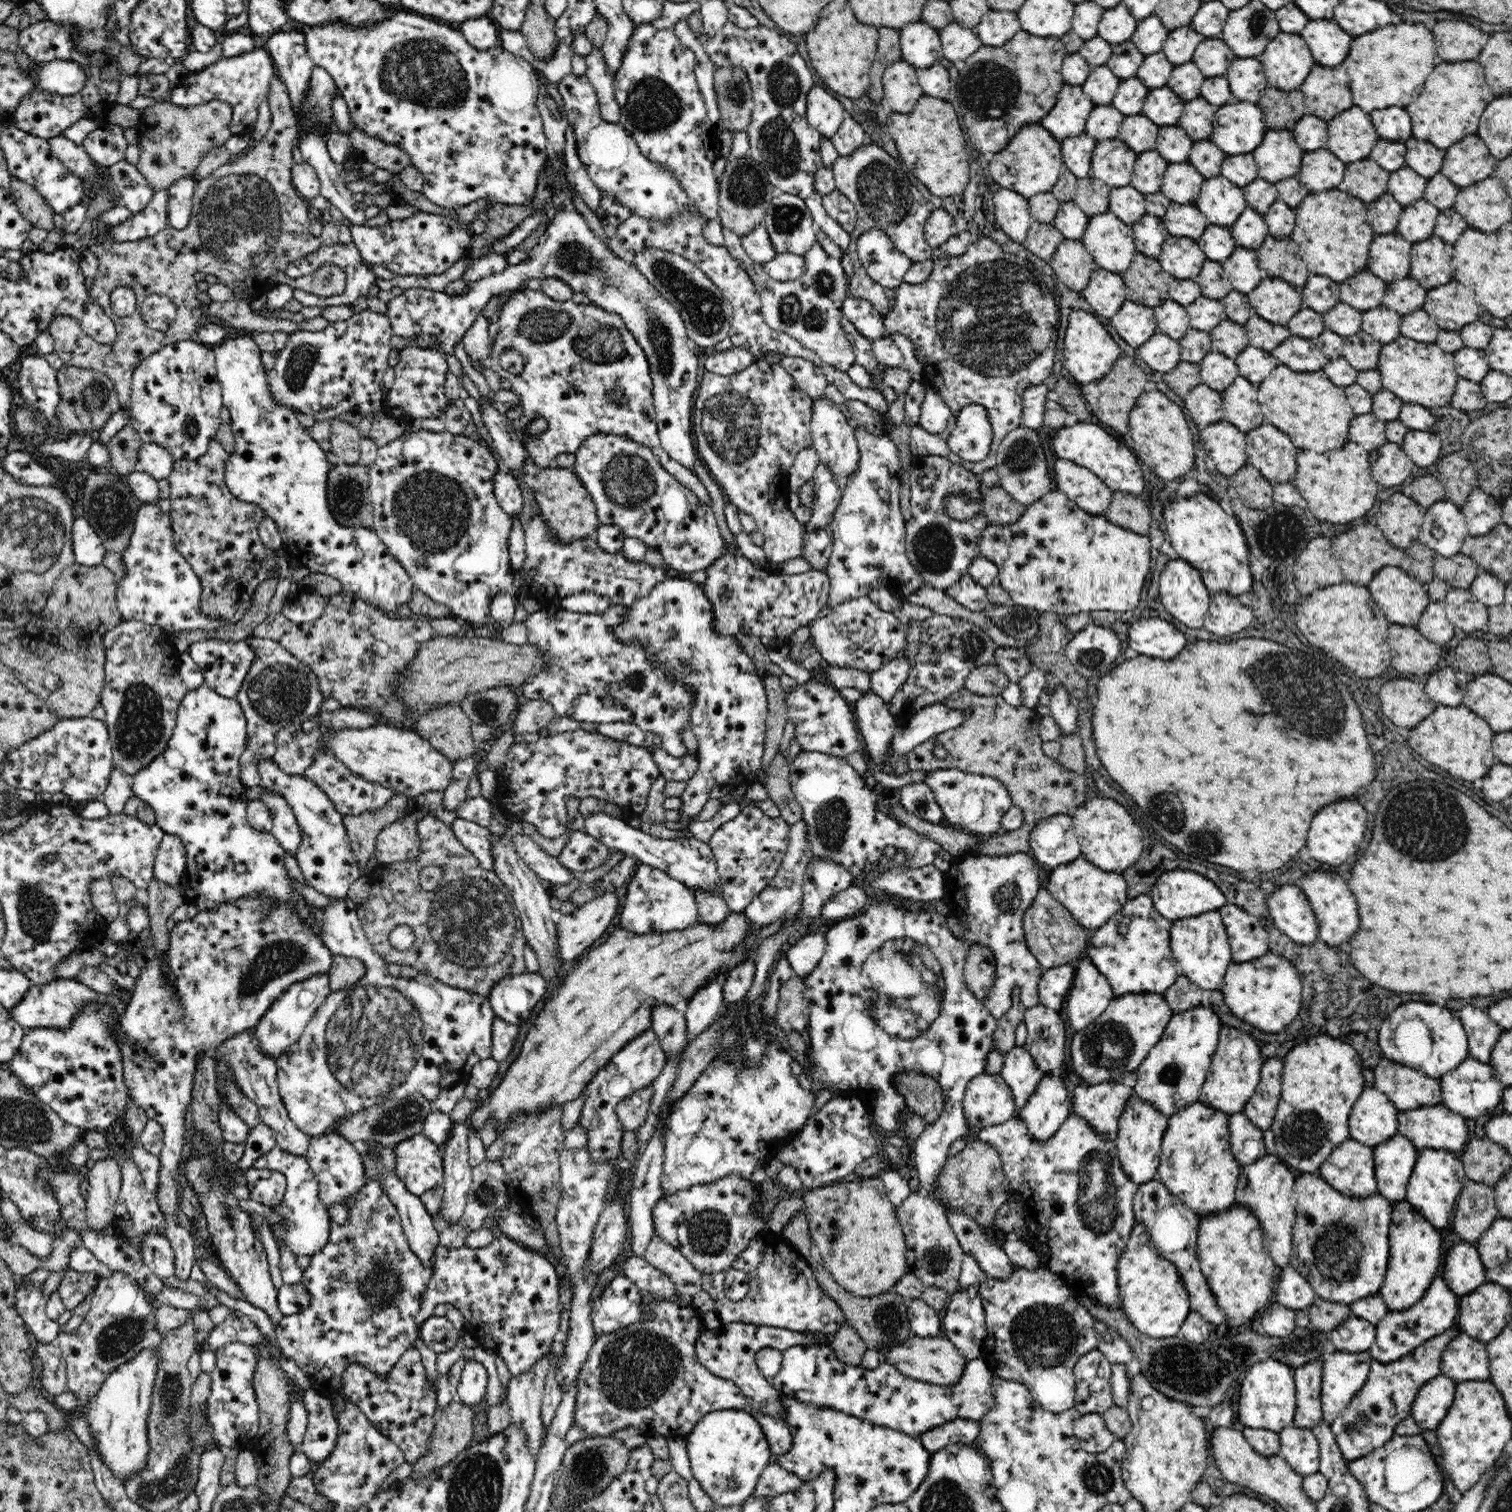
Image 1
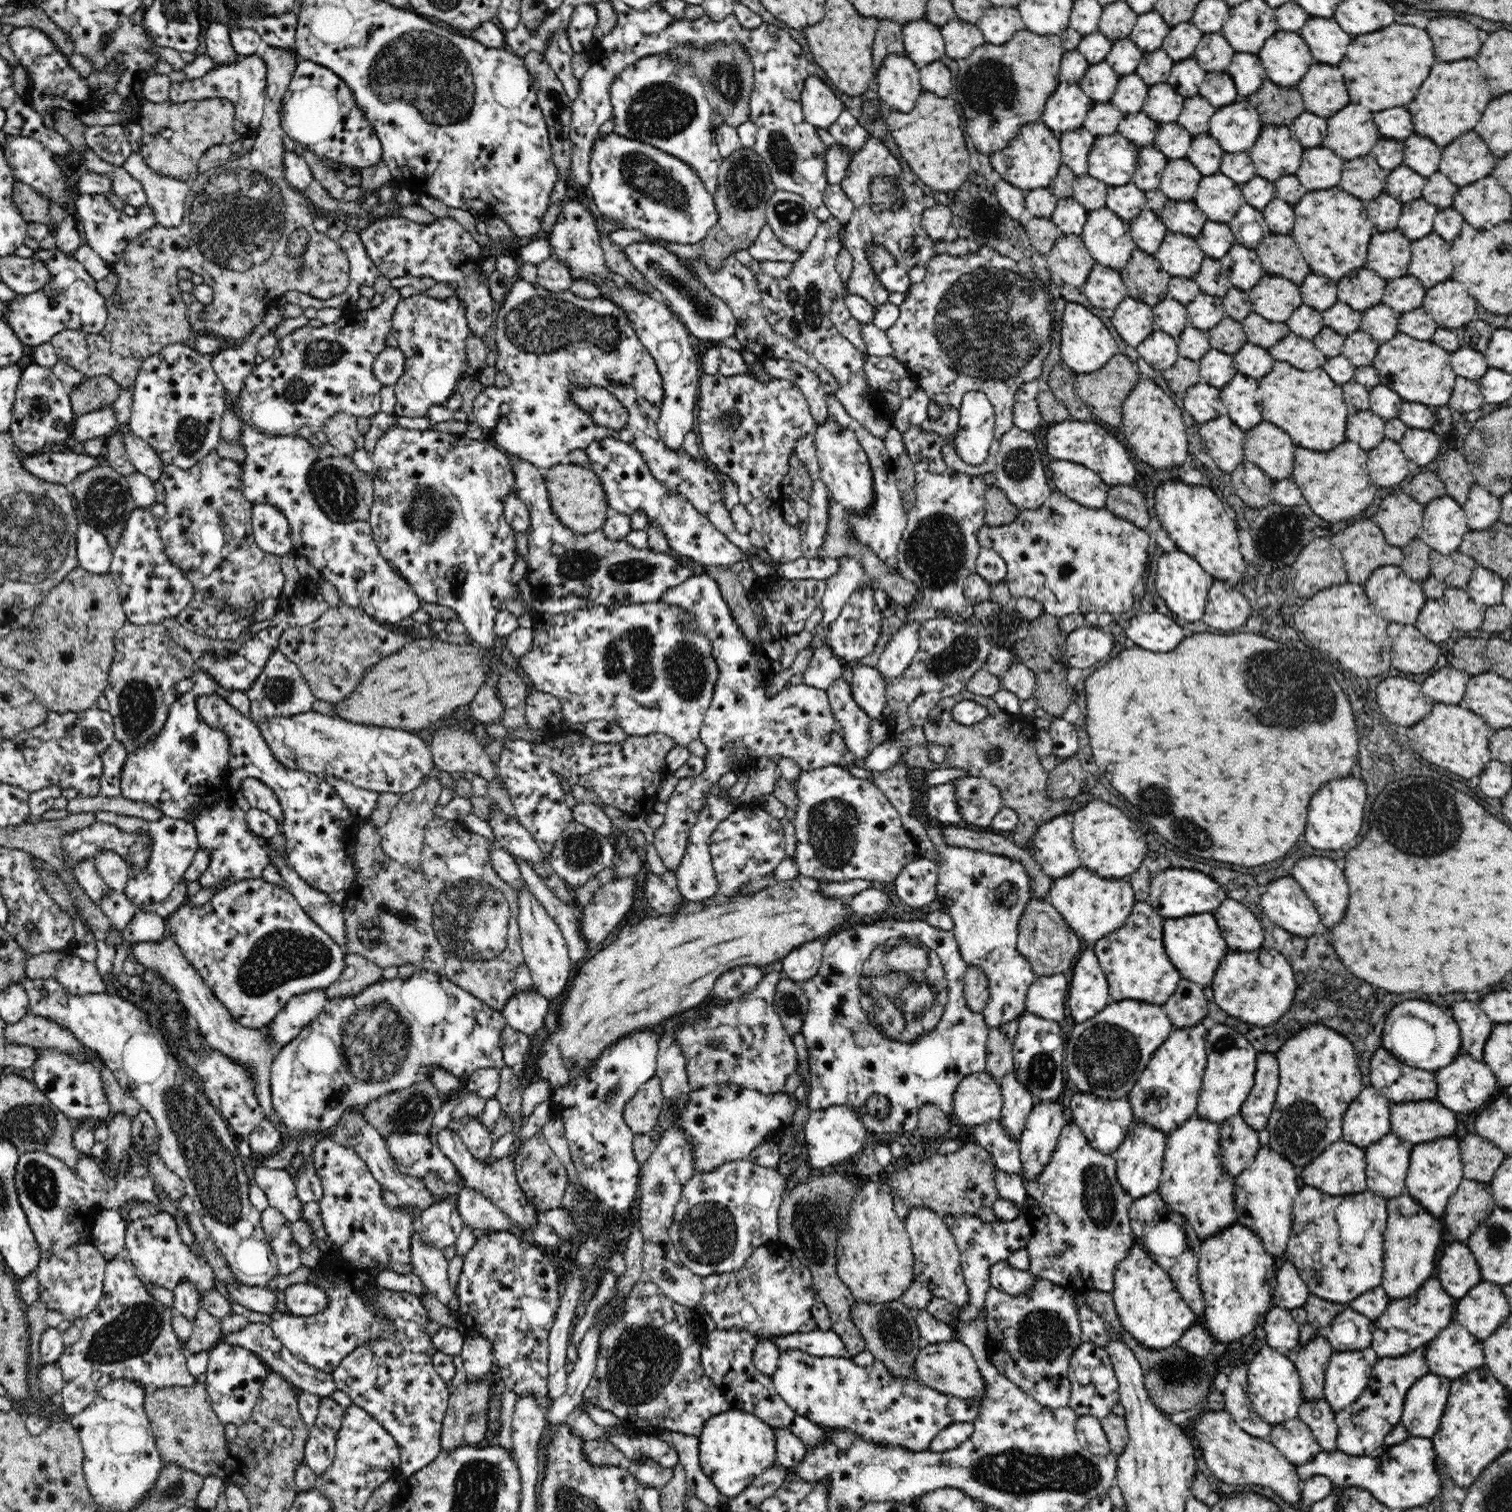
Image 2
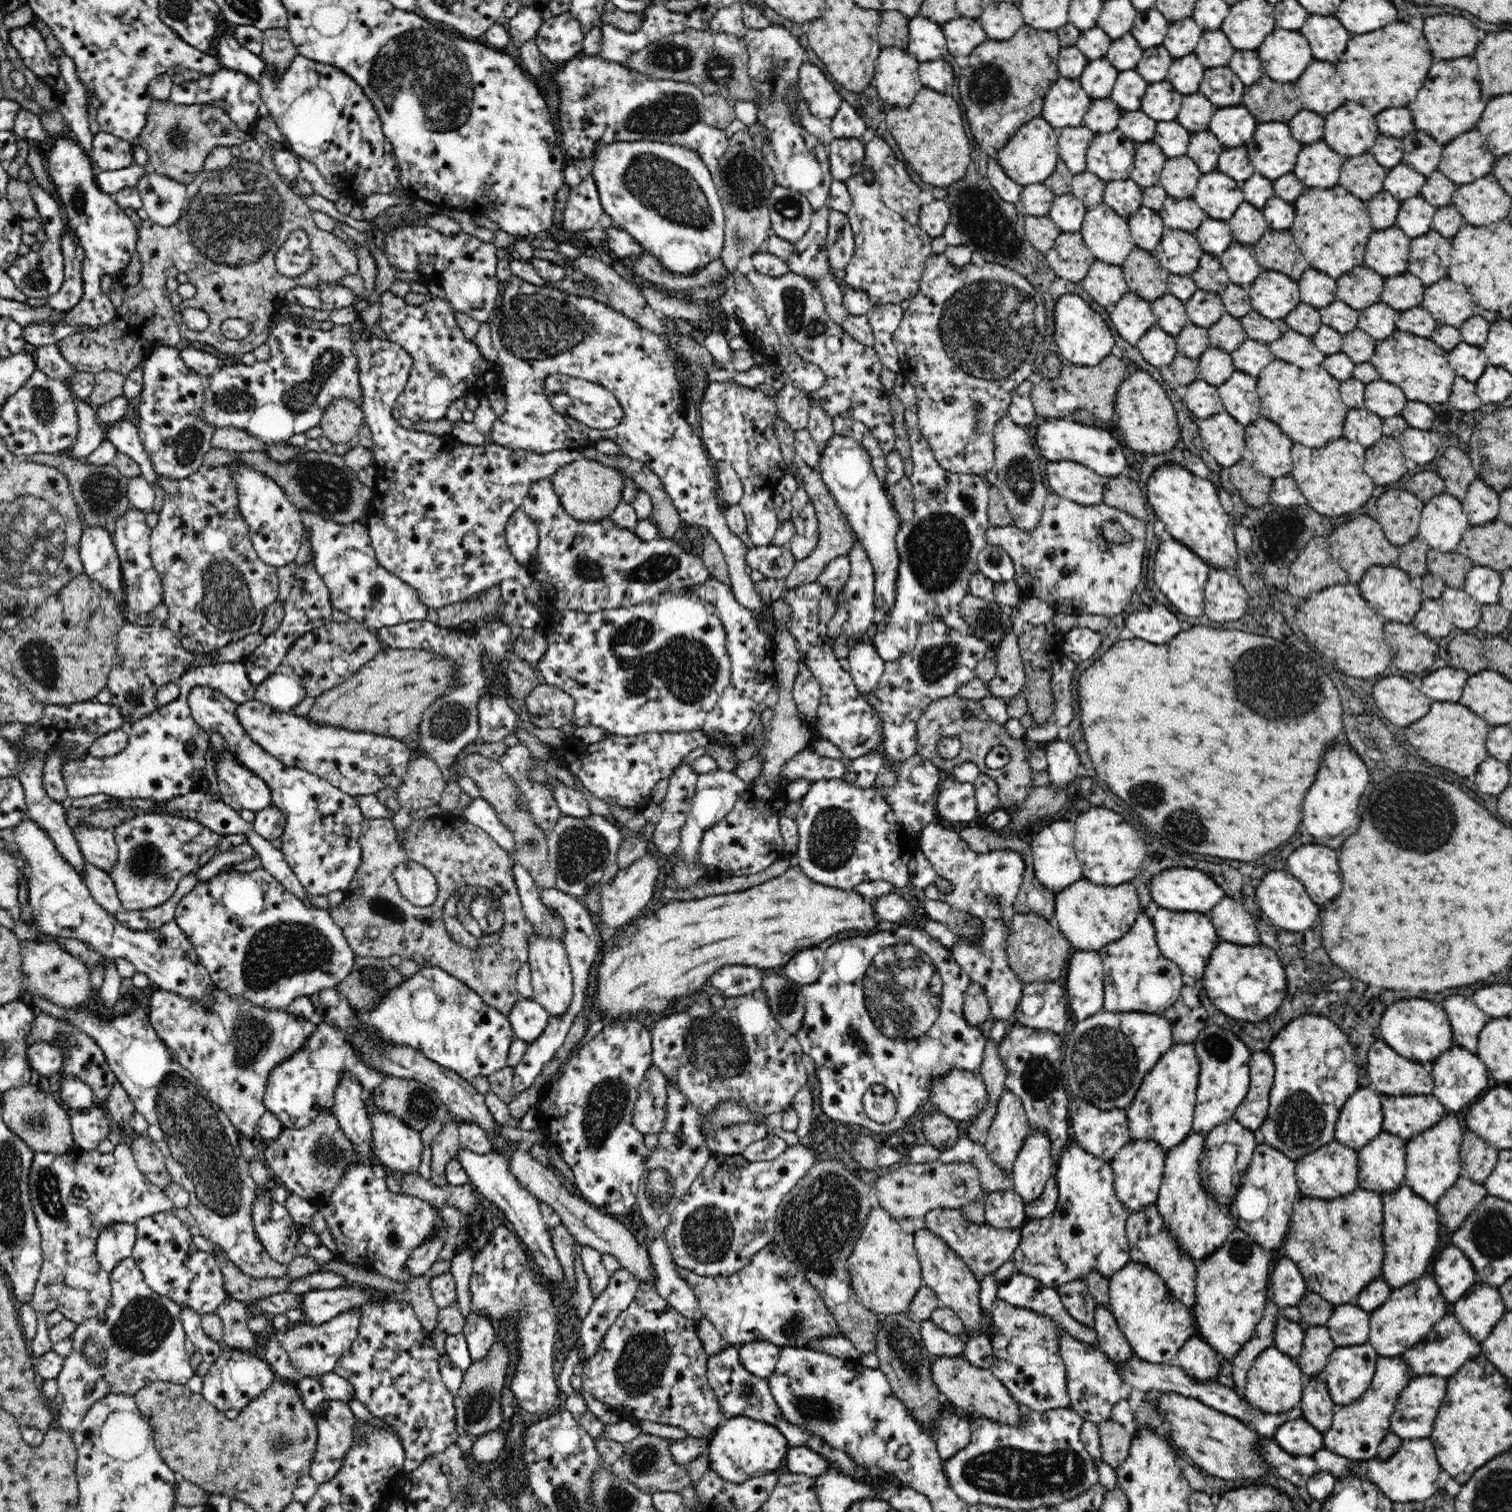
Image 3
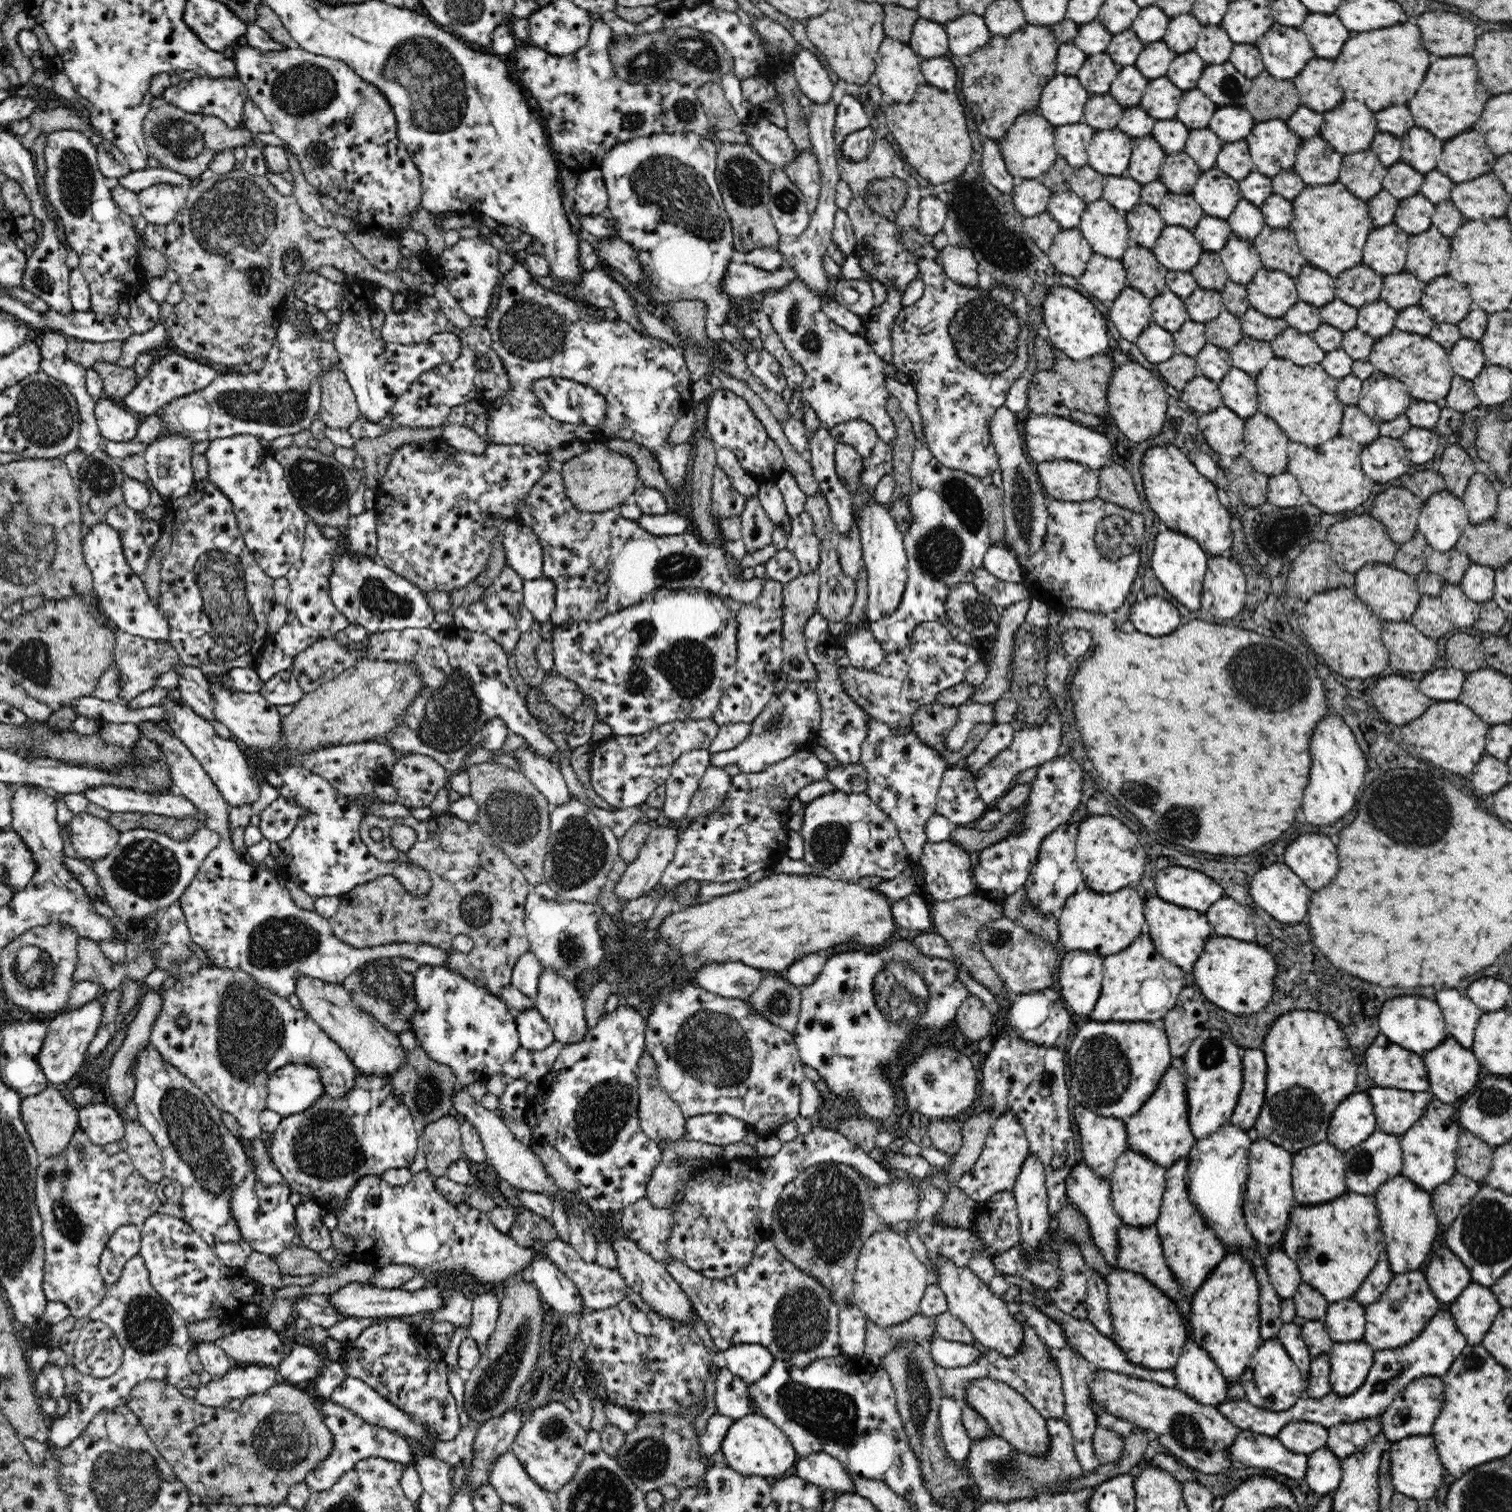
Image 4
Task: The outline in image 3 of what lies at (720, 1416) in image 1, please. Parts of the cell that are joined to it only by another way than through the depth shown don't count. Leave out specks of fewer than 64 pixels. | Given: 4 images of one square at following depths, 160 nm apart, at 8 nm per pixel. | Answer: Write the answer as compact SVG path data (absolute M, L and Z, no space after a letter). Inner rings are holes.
M738 1415L724 1418L712 1432L706 1455L709 1469L716 1471L726 1482L742 1484L752 1477L782 1471L788 1448L786 1437L774 1425Z

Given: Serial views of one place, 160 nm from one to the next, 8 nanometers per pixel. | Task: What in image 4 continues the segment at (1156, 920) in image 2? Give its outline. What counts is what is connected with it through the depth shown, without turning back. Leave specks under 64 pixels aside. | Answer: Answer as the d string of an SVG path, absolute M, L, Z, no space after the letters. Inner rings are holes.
M1147 929L1140 932L1140 936L1136 936L1132 944L1124 950L1105 956L1103 971L1101 995L1088 1016L1090 1020L1098 1022L1162 1021L1163 1016L1176 1004L1178 995L1185 987L1185 972L1159 954Z

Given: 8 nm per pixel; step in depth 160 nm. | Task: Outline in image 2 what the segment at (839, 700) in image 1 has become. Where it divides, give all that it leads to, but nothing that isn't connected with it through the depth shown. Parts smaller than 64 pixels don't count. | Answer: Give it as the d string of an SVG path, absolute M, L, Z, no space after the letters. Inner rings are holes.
M704 572L701 575L692 575L678 586L668 588L660 601L668 605L676 605L682 608L684 620L680 620L680 625L688 633L698 633L710 639L712 647L712 657L718 665L718 678L716 678L712 701L699 733L700 740L708 750L705 758L705 770L698 774L683 778L678 781L672 796L667 800L666 820L654 834L654 846L658 856L663 860L667 870L677 871L682 857L684 856L686 845L692 836L692 828L698 824L698 817L702 807L705 805L706 797L710 794L711 788L719 782L719 779L726 773L734 771L734 774L748 774L749 769L756 766L759 760L766 757L790 758L802 771L817 770L829 765L838 764L846 756L848 747L844 742L842 725L836 721L832 707L830 707L830 697L828 690L816 689L809 685L801 685L795 689L782 690L778 692L776 698L768 697L766 693L769 688L769 676L772 675L771 662L765 651L754 647L742 632L738 631L736 623L730 613L730 607L722 599L718 583L712 576L708 577Z

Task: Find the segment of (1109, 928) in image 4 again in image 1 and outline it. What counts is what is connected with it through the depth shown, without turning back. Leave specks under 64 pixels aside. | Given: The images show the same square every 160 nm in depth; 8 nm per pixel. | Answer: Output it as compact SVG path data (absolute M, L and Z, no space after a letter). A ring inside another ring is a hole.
M1080 856L1068 864L1060 864L1049 871L1047 889L1050 894L1071 912L1086 929L1097 929L1126 904L1126 879L1118 872L1106 872Z

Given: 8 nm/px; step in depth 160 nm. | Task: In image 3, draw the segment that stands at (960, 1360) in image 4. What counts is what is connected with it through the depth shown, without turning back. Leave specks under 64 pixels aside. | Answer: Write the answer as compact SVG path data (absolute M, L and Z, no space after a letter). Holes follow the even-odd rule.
M932 1319L922 1320L919 1329L924 1346L932 1357L944 1356L944 1354L948 1356L963 1354L965 1337L942 1330L932 1322Z

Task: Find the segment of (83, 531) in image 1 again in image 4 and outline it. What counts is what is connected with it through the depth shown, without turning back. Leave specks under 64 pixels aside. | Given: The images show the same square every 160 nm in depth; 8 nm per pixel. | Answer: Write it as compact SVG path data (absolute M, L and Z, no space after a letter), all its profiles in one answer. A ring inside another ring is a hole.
M105 522L86 528L83 538L83 557L90 567L93 590L99 604L119 631L152 640L169 640L168 621L150 601L141 577L135 575L126 562L120 535L114 528Z

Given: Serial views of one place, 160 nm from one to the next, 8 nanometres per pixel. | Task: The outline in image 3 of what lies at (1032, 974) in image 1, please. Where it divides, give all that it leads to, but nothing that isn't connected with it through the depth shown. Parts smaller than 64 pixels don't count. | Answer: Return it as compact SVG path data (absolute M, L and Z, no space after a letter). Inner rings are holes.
M933 823L921 831L918 842L920 850L931 862L937 876L947 880L953 888L951 892L946 893L933 885L924 890L925 896L948 903L954 909L966 913L970 919L978 921L976 936L958 936L951 952L962 971L970 975L971 980L981 984L988 997L990 1014L980 1027L986 1038L990 1038L994 1021L1013 1019L1016 1007L1022 1000L1022 989L1026 986L1009 965L1007 953L1009 922L1017 913L1014 905L1023 883L1024 859L1018 852L1010 849L987 853L974 852L959 834Z

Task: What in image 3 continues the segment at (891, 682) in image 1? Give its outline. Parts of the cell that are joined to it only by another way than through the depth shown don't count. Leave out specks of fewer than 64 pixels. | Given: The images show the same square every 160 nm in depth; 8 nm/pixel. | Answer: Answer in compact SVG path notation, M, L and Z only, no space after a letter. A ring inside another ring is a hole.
M898 374L891 394L900 399L905 406L905 423L911 446L913 466L909 479L913 484L915 510L913 517L903 521L896 532L896 550L898 551L898 576L896 576L896 600L889 615L877 623L873 645L876 654L884 662L898 660L898 657L910 654L919 637L919 630L923 624L936 621L945 622L962 634L970 635L970 625L962 618L961 600L969 593L969 578L977 573L977 556L987 545L984 534L990 526L988 522L988 483L981 475L958 474L947 471L940 466L928 440L923 436L919 427L917 413L917 394L915 388L902 374Z

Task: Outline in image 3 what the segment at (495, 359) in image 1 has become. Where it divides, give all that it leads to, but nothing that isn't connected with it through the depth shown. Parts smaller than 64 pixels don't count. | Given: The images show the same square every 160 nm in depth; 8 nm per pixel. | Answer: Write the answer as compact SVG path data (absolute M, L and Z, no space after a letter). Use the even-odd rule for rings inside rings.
M513 276L508 282L502 294L502 304L496 316L492 318L492 322L489 323L489 327L494 347L498 351L495 366L506 376L502 391L506 396L507 407L502 415L497 416L490 406L488 395L478 397L478 406L473 411L473 423L477 429L482 433L490 432L490 440L500 446L540 455L564 449L579 451L588 446L595 446L600 439L610 439L616 442L624 455L642 462L660 477L667 496L672 499L672 504L678 509L683 521L697 524L708 530L714 540L717 540L725 554L725 561L728 563L735 599L744 608L756 613L758 631L762 631L768 639L773 640L776 622L772 614L768 613L770 609L766 609L770 607L770 604L762 600L754 582L750 581L750 575L744 571L746 568L744 552L746 552L747 544L727 525L713 465L710 464L706 449L702 446L699 433L692 431L685 419L684 411L682 411L684 389L680 381L676 379L674 360L667 344L662 341L661 335L642 328L630 317L614 310L610 304L598 302L592 297L580 297L566 291L529 284L518 276ZM553 374L568 375L601 384L613 392L622 405L623 421L607 431L598 431L574 418L556 412L544 390L544 381Z

